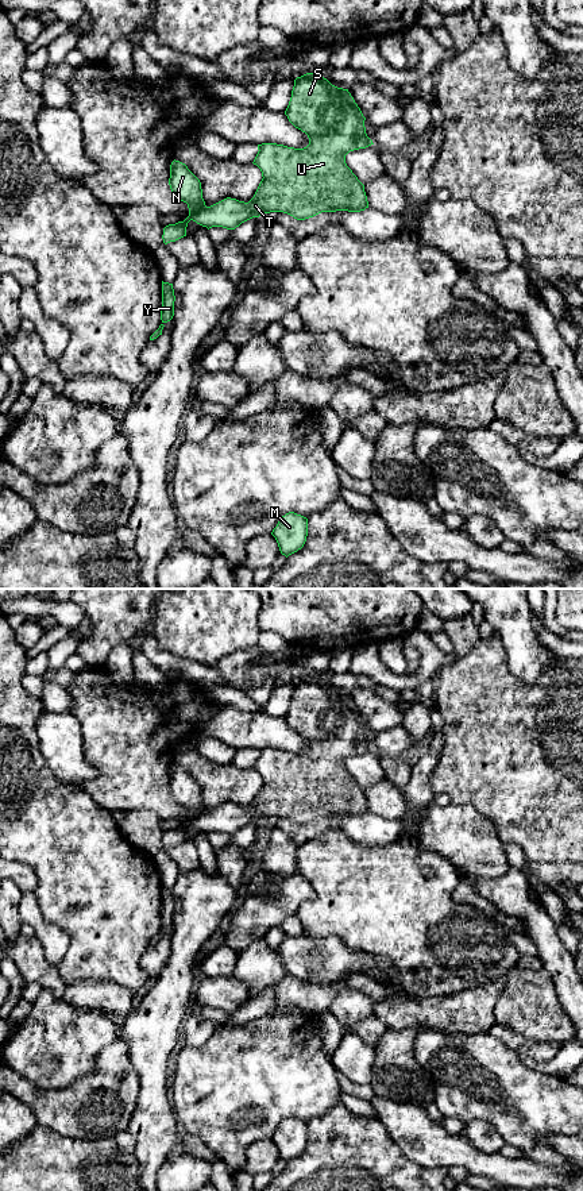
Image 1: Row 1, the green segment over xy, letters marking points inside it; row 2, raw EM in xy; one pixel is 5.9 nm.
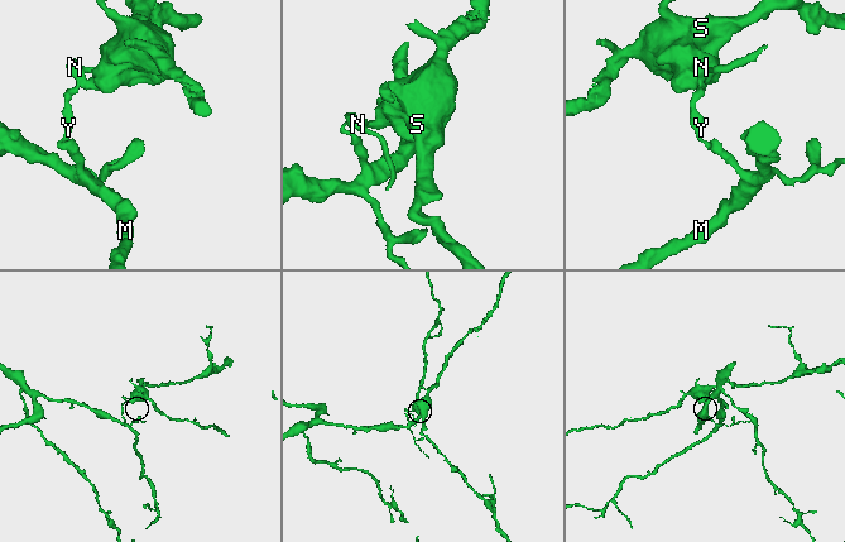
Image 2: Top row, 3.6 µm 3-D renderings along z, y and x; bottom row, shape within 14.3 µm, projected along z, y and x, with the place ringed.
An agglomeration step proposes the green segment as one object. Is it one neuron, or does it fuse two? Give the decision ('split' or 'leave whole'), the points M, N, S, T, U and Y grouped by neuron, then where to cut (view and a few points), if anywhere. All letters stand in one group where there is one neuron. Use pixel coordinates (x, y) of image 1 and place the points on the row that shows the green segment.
split | M N Y / S T U | xy (205, 205), (190, 219)

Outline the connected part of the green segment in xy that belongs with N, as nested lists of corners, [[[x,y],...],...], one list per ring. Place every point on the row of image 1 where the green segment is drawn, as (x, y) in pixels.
[[[173,161],[170,165],[169,185],[171,192],[184,203],[188,204],[189,216],[184,221],[169,224],[163,228],[163,243],[175,242],[186,236],[188,223],[192,216],[205,207],[202,198],[202,189],[200,180],[188,169],[188,166],[179,161]]]

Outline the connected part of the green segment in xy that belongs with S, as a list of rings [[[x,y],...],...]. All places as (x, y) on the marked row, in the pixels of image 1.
[[[306,73],[294,80],[285,115],[296,128],[308,135],[309,144],[304,149],[277,143],[258,144],[259,151],[252,163],[260,169],[263,178],[254,197],[248,203],[227,197],[211,207],[205,205],[192,216],[193,221],[208,230],[235,230],[242,223],[270,212],[283,212],[305,220],[321,212],[360,212],[368,208],[364,185],[347,166],[345,155],[374,143],[366,134],[366,117],[348,89],[337,88],[316,73]]]

